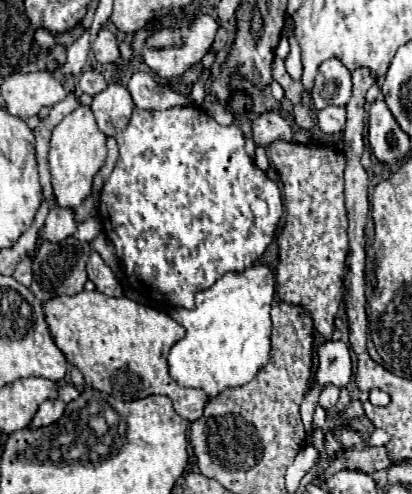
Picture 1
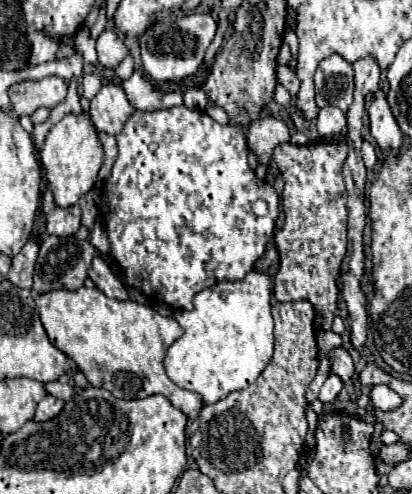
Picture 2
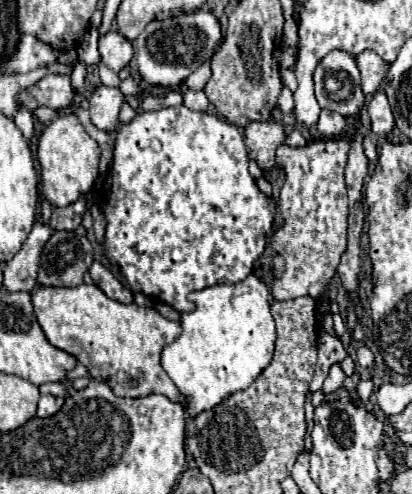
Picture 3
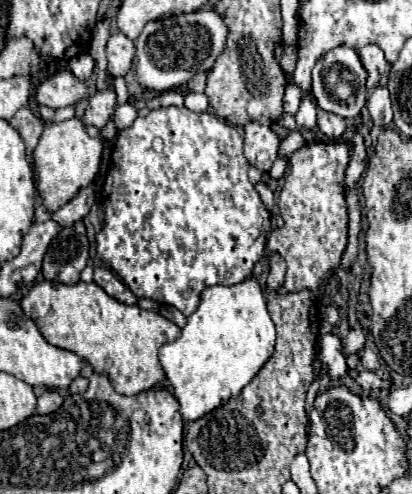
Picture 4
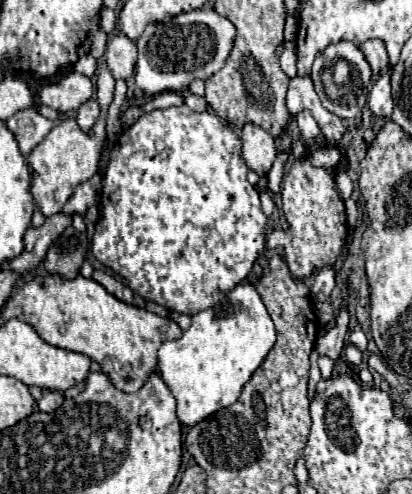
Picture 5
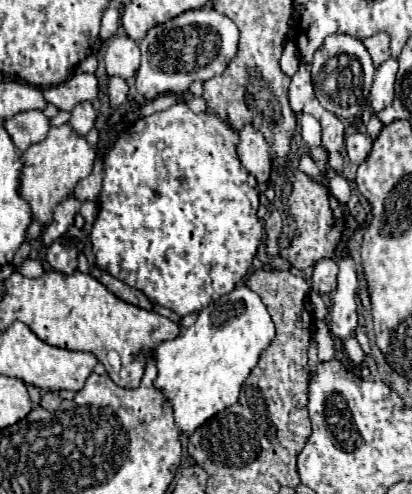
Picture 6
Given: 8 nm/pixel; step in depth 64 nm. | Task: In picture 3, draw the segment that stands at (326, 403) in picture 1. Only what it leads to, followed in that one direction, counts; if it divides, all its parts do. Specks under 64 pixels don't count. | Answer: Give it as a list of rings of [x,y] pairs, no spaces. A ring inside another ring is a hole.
[[[334,364],[334,366],[330,368],[330,374],[328,374],[328,376],[326,376],[326,380],[324,380],[322,392],[324,392],[324,394],[332,394],[332,392],[336,392],[336,390],[342,386],[344,378],[346,378],[346,376],[342,374],[340,364]]]

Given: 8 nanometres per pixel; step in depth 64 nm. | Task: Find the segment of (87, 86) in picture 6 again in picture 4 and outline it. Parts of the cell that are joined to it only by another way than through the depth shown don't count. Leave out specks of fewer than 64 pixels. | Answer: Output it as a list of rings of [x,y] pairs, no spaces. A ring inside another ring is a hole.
[[[58,70],[50,78],[46,78],[36,88],[36,102],[48,108],[64,108],[78,104],[84,96],[88,96],[88,88],[84,82],[76,80],[70,70]]]

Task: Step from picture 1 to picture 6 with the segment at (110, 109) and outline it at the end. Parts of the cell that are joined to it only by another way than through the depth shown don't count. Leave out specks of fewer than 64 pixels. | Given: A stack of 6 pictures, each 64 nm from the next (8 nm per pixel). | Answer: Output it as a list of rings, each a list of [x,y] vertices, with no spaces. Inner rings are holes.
[[[92,102],[78,104],[78,106],[72,110],[70,124],[72,124],[72,128],[74,128],[74,132],[76,132],[78,136],[86,136],[86,134],[94,128],[94,122],[96,122],[96,110],[94,110]]]

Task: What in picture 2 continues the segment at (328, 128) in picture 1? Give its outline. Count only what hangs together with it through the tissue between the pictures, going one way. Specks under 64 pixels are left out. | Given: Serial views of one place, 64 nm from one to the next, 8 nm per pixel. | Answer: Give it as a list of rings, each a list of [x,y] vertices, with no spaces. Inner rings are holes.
[[[321,108],[315,121],[320,134],[334,136],[340,134],[346,126],[346,114],[340,108]]]

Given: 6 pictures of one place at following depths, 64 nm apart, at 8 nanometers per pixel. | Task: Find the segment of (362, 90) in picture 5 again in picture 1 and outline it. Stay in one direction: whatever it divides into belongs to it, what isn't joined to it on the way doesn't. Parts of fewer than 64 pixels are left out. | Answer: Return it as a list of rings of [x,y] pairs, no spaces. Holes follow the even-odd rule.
[[[330,58],[318,68],[318,76],[312,88],[312,106],[324,110],[326,106],[346,106],[352,92],[352,80],[348,68],[338,60]]]

